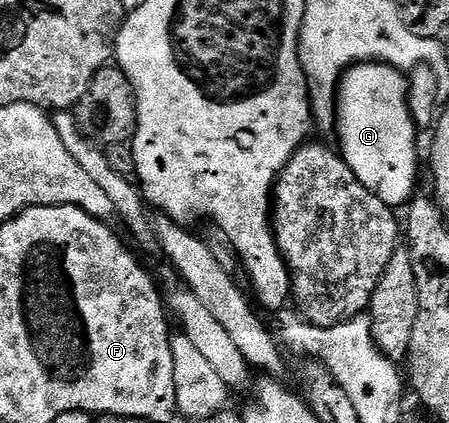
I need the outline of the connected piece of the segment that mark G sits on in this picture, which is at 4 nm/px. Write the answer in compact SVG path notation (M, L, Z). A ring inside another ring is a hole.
M359 62L351 66L340 77L340 88L336 91L336 117L338 119L338 135L340 134L339 153L345 164L352 169L354 176L378 200L386 205L399 208L412 201L416 190L416 134L418 127L408 107L409 79L405 71L386 62Z

